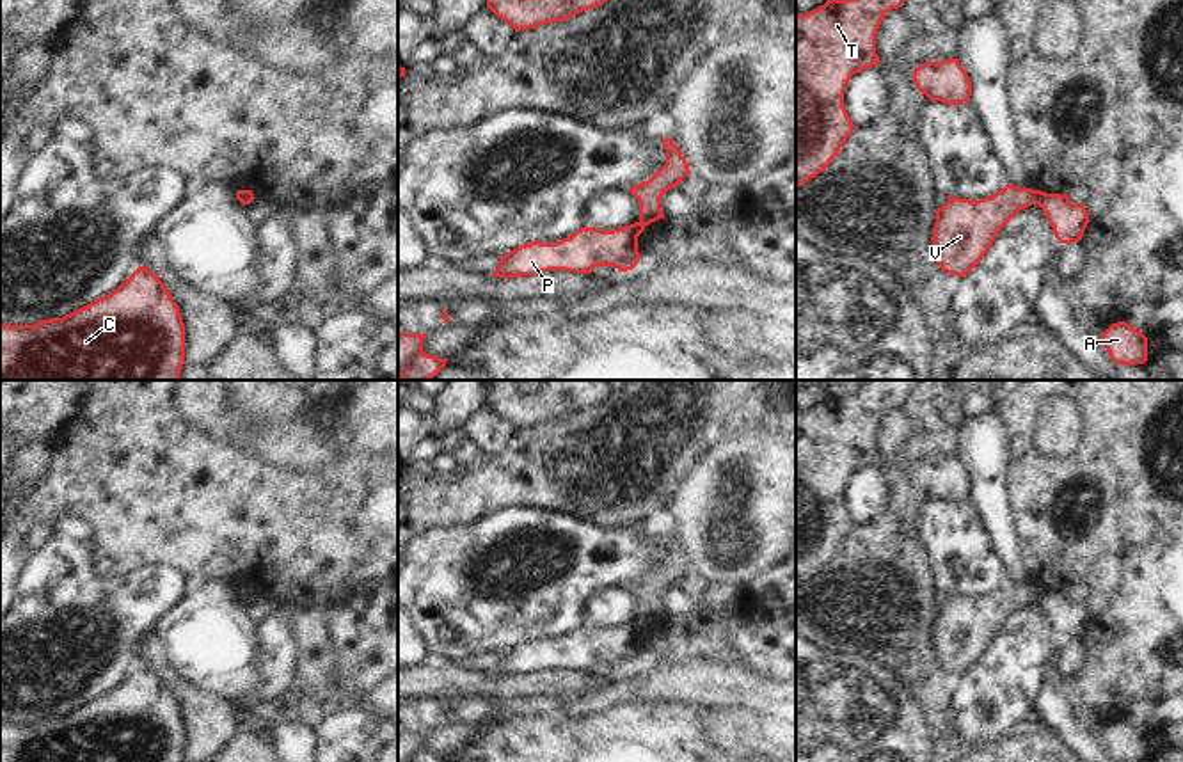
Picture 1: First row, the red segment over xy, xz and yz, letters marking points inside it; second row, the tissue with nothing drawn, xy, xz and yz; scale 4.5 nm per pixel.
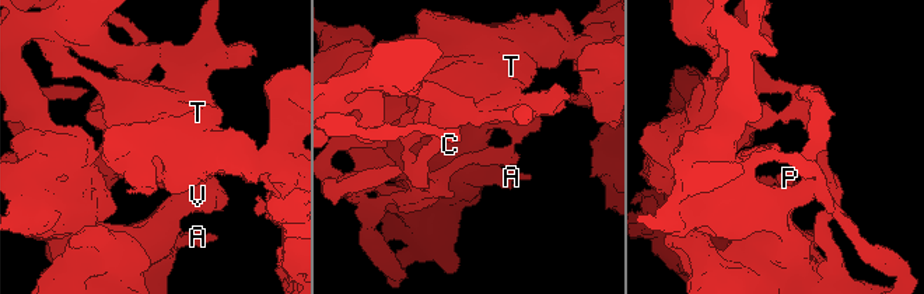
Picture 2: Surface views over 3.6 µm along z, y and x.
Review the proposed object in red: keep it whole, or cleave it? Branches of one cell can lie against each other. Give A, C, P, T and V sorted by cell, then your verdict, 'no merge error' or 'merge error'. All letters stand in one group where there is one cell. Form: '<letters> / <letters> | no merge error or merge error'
A C T V / P | merge error

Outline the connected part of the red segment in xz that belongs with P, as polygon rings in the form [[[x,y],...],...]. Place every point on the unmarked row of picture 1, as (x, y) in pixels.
[[[641,620],[613,629],[581,625],[574,632],[556,639],[538,638],[524,641],[503,655],[492,675],[538,673],[549,668],[590,671],[595,664],[615,664],[622,670],[632,668],[641,652],[638,634],[645,629]]]

